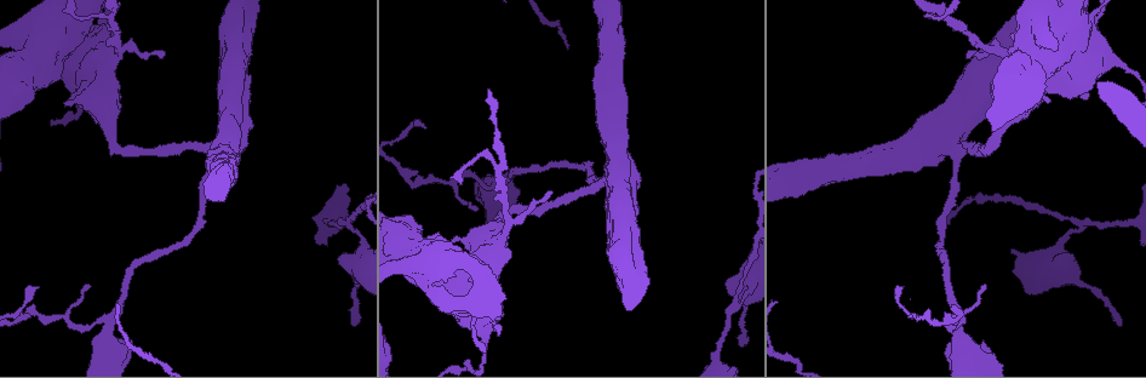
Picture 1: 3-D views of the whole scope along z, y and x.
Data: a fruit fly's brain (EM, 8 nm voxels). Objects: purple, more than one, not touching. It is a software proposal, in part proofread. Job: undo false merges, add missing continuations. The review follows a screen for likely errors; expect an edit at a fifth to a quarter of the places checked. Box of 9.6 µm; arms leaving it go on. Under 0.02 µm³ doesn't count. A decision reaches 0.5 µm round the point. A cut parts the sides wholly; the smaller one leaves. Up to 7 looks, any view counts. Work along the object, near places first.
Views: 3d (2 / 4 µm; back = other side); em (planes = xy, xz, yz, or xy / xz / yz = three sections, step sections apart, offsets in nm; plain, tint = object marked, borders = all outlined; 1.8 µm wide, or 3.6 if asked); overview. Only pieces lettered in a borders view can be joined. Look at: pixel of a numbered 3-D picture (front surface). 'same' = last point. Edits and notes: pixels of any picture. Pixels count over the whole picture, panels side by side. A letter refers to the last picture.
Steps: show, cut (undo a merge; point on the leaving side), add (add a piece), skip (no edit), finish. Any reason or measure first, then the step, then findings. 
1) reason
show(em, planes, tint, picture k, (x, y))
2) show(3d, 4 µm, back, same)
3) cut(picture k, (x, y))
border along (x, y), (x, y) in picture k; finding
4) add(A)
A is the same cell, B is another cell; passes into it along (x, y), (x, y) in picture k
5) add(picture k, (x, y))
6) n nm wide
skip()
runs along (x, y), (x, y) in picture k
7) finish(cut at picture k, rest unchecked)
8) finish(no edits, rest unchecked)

a fork
show(3d, 2 µm, picture 1, (963, 317))

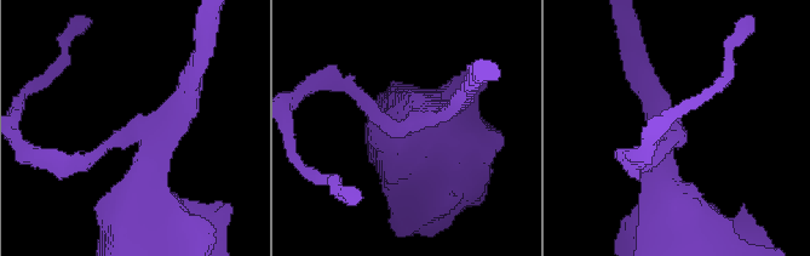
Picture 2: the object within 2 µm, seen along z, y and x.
need the tissue
show(em, planes, borders, picture 2, (671, 129))

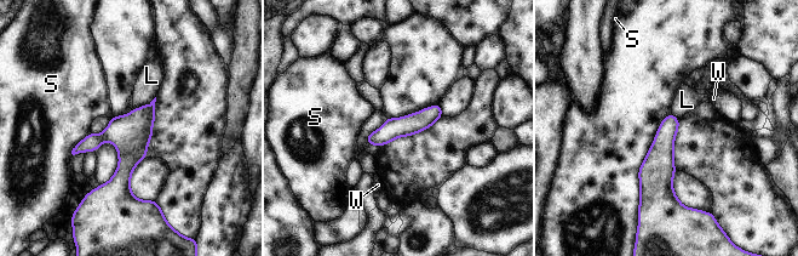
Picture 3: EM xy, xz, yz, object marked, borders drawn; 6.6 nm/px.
skip()
L, S and W are other cells; runs along (437, 107), (423, 120), (368, 141) in picture 3; all the same cell

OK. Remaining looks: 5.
thick turns thin
show(em, xz, step 16, borders, picture 1, (120, 50))

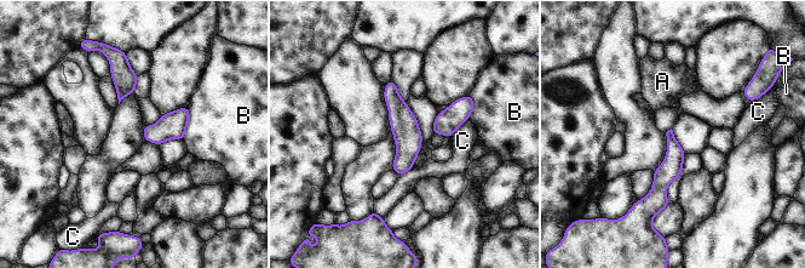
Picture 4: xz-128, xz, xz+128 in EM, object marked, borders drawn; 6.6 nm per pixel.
show(em, planes, borders, same)

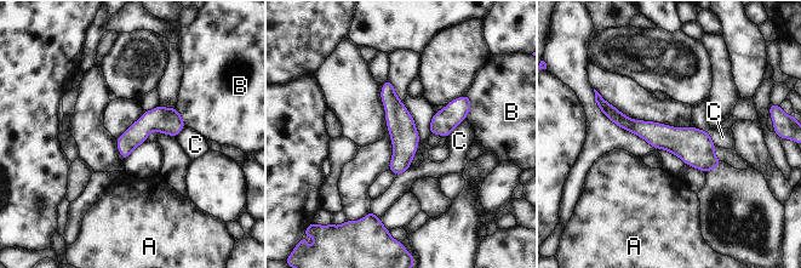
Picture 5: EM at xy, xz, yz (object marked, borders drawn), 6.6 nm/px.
140 nm wide
skip()
A, B and C are other cells; one cell here

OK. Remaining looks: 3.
sudden change in width
show(3d, 4 µm, picture 1, (952, 139))

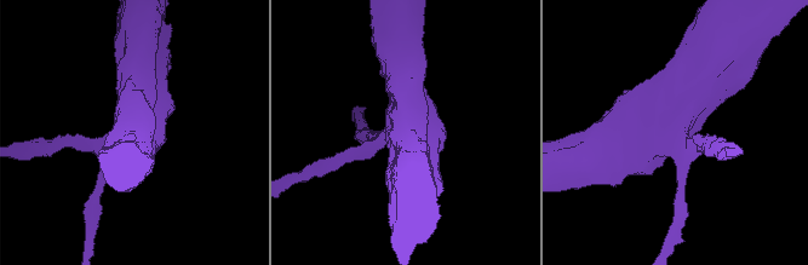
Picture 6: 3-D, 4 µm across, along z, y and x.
show(em, 3.6 µm, planes, tint, picture 6, (672, 131))

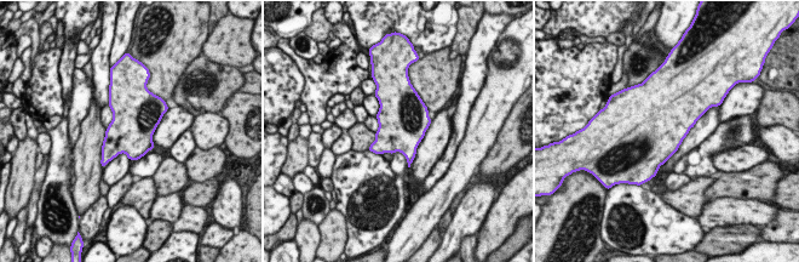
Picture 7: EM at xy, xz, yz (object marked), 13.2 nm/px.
show(em, 3.6 µm, planes, borders, same)

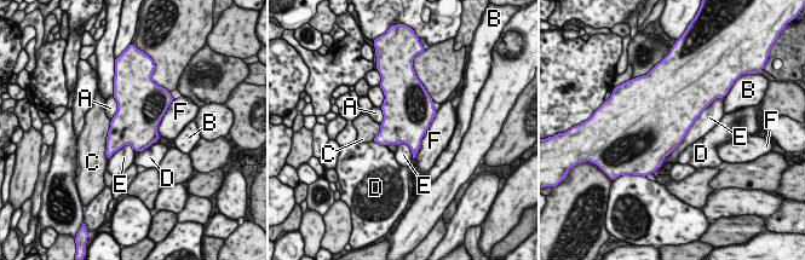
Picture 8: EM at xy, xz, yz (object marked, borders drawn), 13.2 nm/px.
E touches over 1050 nm
skip()
A, B, C, D, E and F are other cells; border along (709, 104), (660, 166) in picture 8; continuous, no second cell

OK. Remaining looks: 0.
finish(no edits, rest unchecked)

